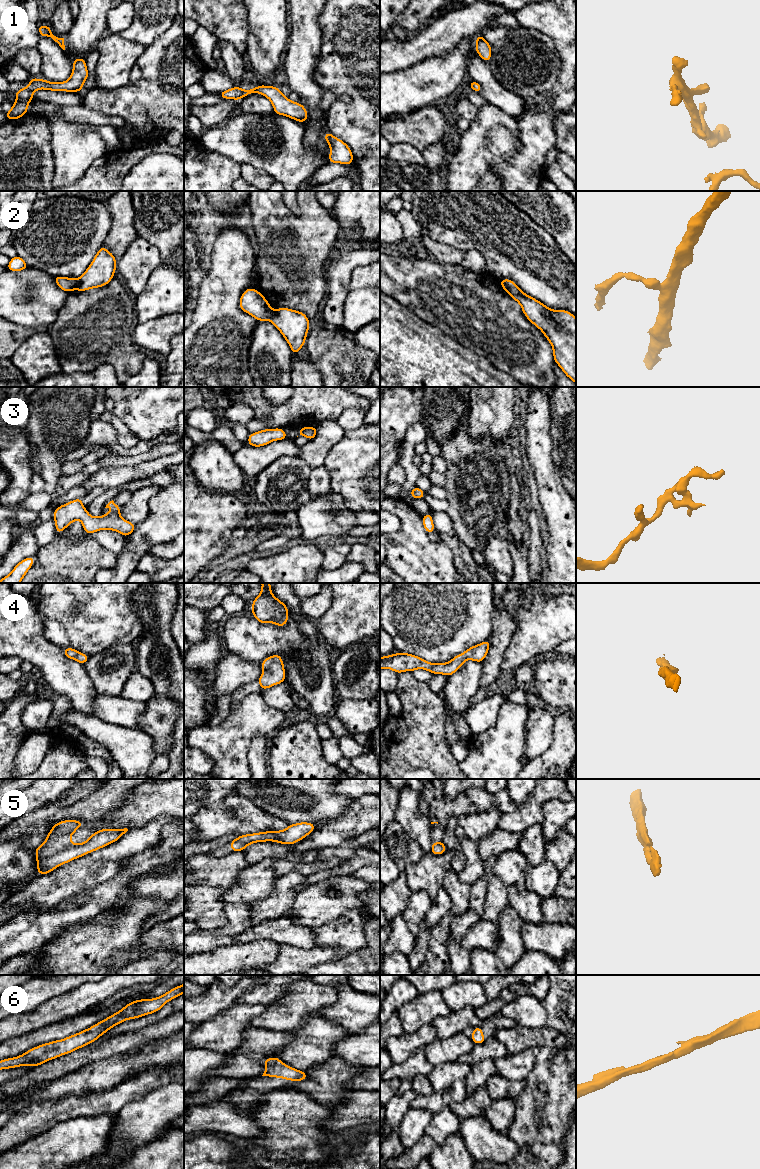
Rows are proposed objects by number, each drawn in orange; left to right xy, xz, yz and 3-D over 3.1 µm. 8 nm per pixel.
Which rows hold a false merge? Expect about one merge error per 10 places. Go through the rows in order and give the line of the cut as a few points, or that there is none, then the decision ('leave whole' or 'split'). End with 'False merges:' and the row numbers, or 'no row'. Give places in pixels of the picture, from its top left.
1: cut none; leave whole
2: cut none; leave whole
3: cut none; leave whole
4: cut none; leave whole
5: cut none; leave whole
6: cut none; leave whole
False merges: no row

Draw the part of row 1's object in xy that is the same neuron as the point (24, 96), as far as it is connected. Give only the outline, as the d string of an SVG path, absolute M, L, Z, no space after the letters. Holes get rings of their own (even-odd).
M85 58L72 60L73 70L70 78L65 82L49 82L45 79L30 77L30 83L27 87L14 92L16 102L12 105L10 111L5 112L7 120L15 120L23 117L28 112L28 104L34 100L35 90L45 89L50 91L80 92L83 84L89 76Z

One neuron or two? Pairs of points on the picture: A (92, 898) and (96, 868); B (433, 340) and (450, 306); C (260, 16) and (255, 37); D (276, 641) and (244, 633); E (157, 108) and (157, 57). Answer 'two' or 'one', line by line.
A: two
B: two
C: one
D: one
E: one

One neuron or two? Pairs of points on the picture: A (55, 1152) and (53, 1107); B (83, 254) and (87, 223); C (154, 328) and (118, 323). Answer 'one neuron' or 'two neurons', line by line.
A: two neurons
B: one neuron
C: two neurons

